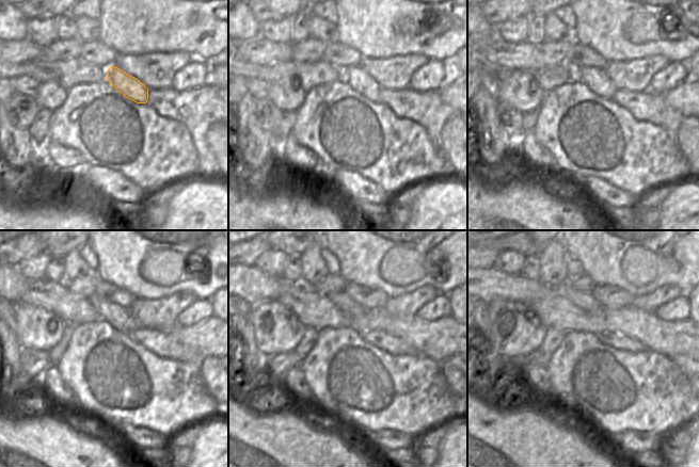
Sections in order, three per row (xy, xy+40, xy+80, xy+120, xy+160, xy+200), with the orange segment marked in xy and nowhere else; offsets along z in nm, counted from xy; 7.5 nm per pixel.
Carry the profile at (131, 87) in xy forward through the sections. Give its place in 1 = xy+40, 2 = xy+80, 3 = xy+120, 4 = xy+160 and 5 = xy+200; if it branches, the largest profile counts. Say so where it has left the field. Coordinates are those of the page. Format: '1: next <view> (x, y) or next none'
1: next xy+40 (361, 82)
2: next xy+80 (597, 80)
3: next xy+120 (121, 319)
4: next xy+160 (340, 300)
5: next xy+200 (585, 301)

